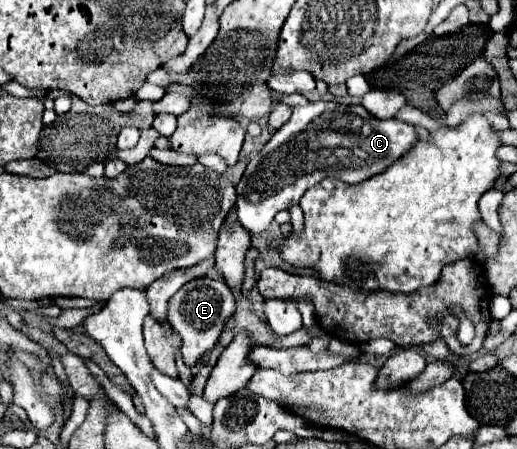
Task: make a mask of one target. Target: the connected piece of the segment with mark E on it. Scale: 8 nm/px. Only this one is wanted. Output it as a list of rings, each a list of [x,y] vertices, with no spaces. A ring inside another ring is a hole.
[[[197,278],[197,280],[191,280],[189,284],[183,284],[173,294],[173,298],[169,300],[169,306],[167,306],[167,322],[173,326],[173,330],[179,332],[179,336],[183,340],[181,352],[183,352],[183,360],[189,368],[193,368],[205,352],[213,350],[215,342],[219,340],[219,336],[223,332],[227,318],[233,312],[235,312],[233,292],[221,280]]]

